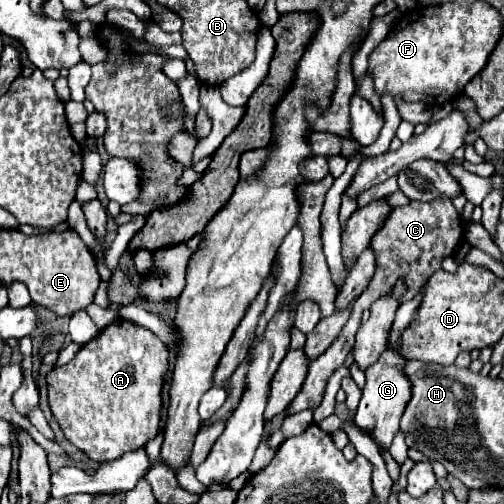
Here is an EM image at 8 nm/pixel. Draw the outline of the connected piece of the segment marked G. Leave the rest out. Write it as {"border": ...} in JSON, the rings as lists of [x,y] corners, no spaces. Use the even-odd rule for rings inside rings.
{"border":[[[386,349],[380,359],[366,371],[366,385],[362,391],[360,407],[356,411],[356,425],[360,425],[384,451],[390,449],[392,439],[398,433],[398,423],[410,395],[410,383],[400,367],[404,367],[404,357],[400,357],[394,349]]]}

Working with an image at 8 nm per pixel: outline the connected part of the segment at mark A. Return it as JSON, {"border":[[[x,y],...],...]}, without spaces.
{"border":[[[116,319],[112,325],[108,325],[104,331],[100,331],[90,343],[86,343],[78,353],[76,357],[62,365],[62,367],[54,367],[48,375],[46,375],[46,381],[48,381],[48,397],[50,397],[50,407],[52,407],[52,415],[54,419],[58,421],[64,437],[76,447],[80,449],[84,455],[88,455],[88,459],[96,461],[96,463],[106,463],[106,461],[114,461],[118,457],[122,457],[124,453],[128,451],[136,451],[136,449],[142,449],[146,447],[148,441],[152,441],[156,435],[158,435],[158,423],[160,423],[160,409],[162,409],[162,381],[166,377],[166,371],[168,371],[168,349],[166,345],[148,329],[140,327],[140,325],[134,325],[130,321],[124,321],[124,319]]]}

